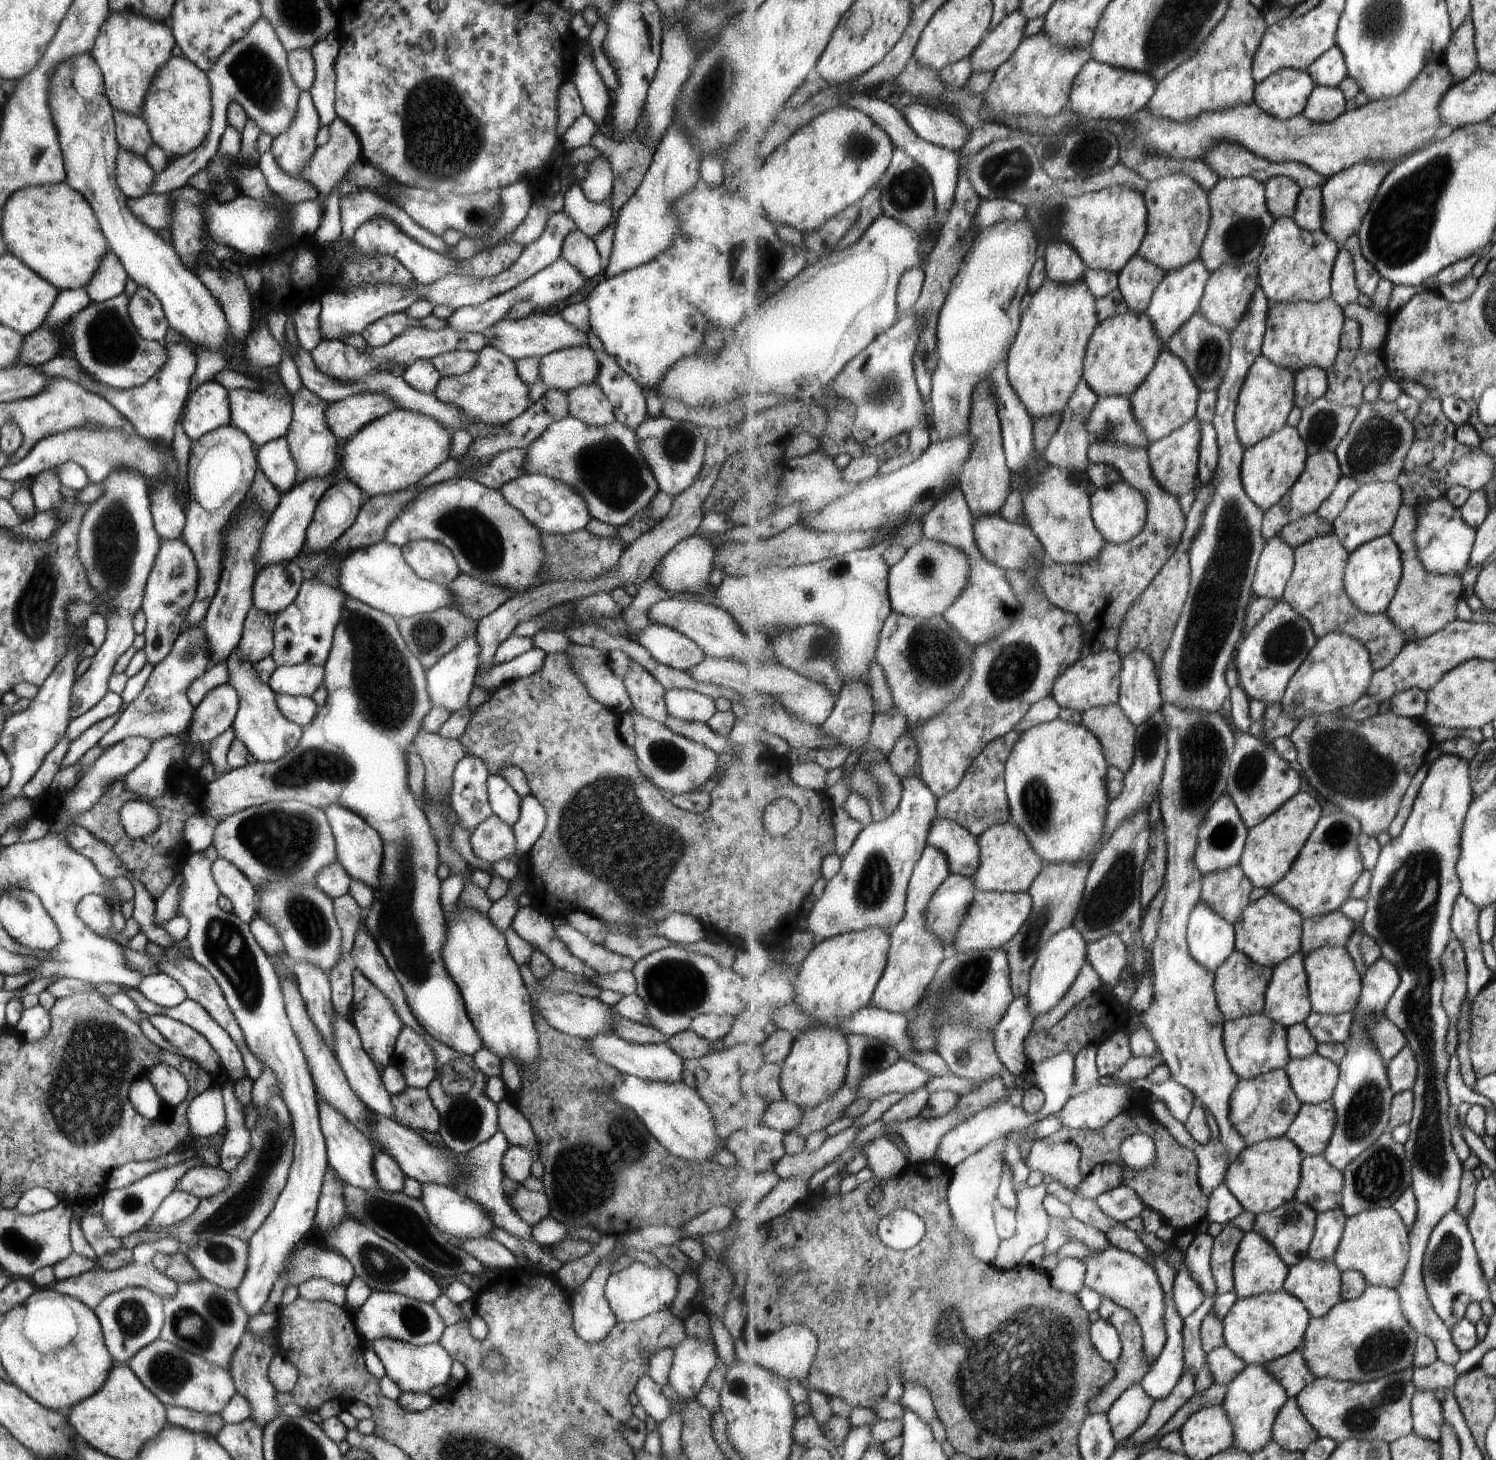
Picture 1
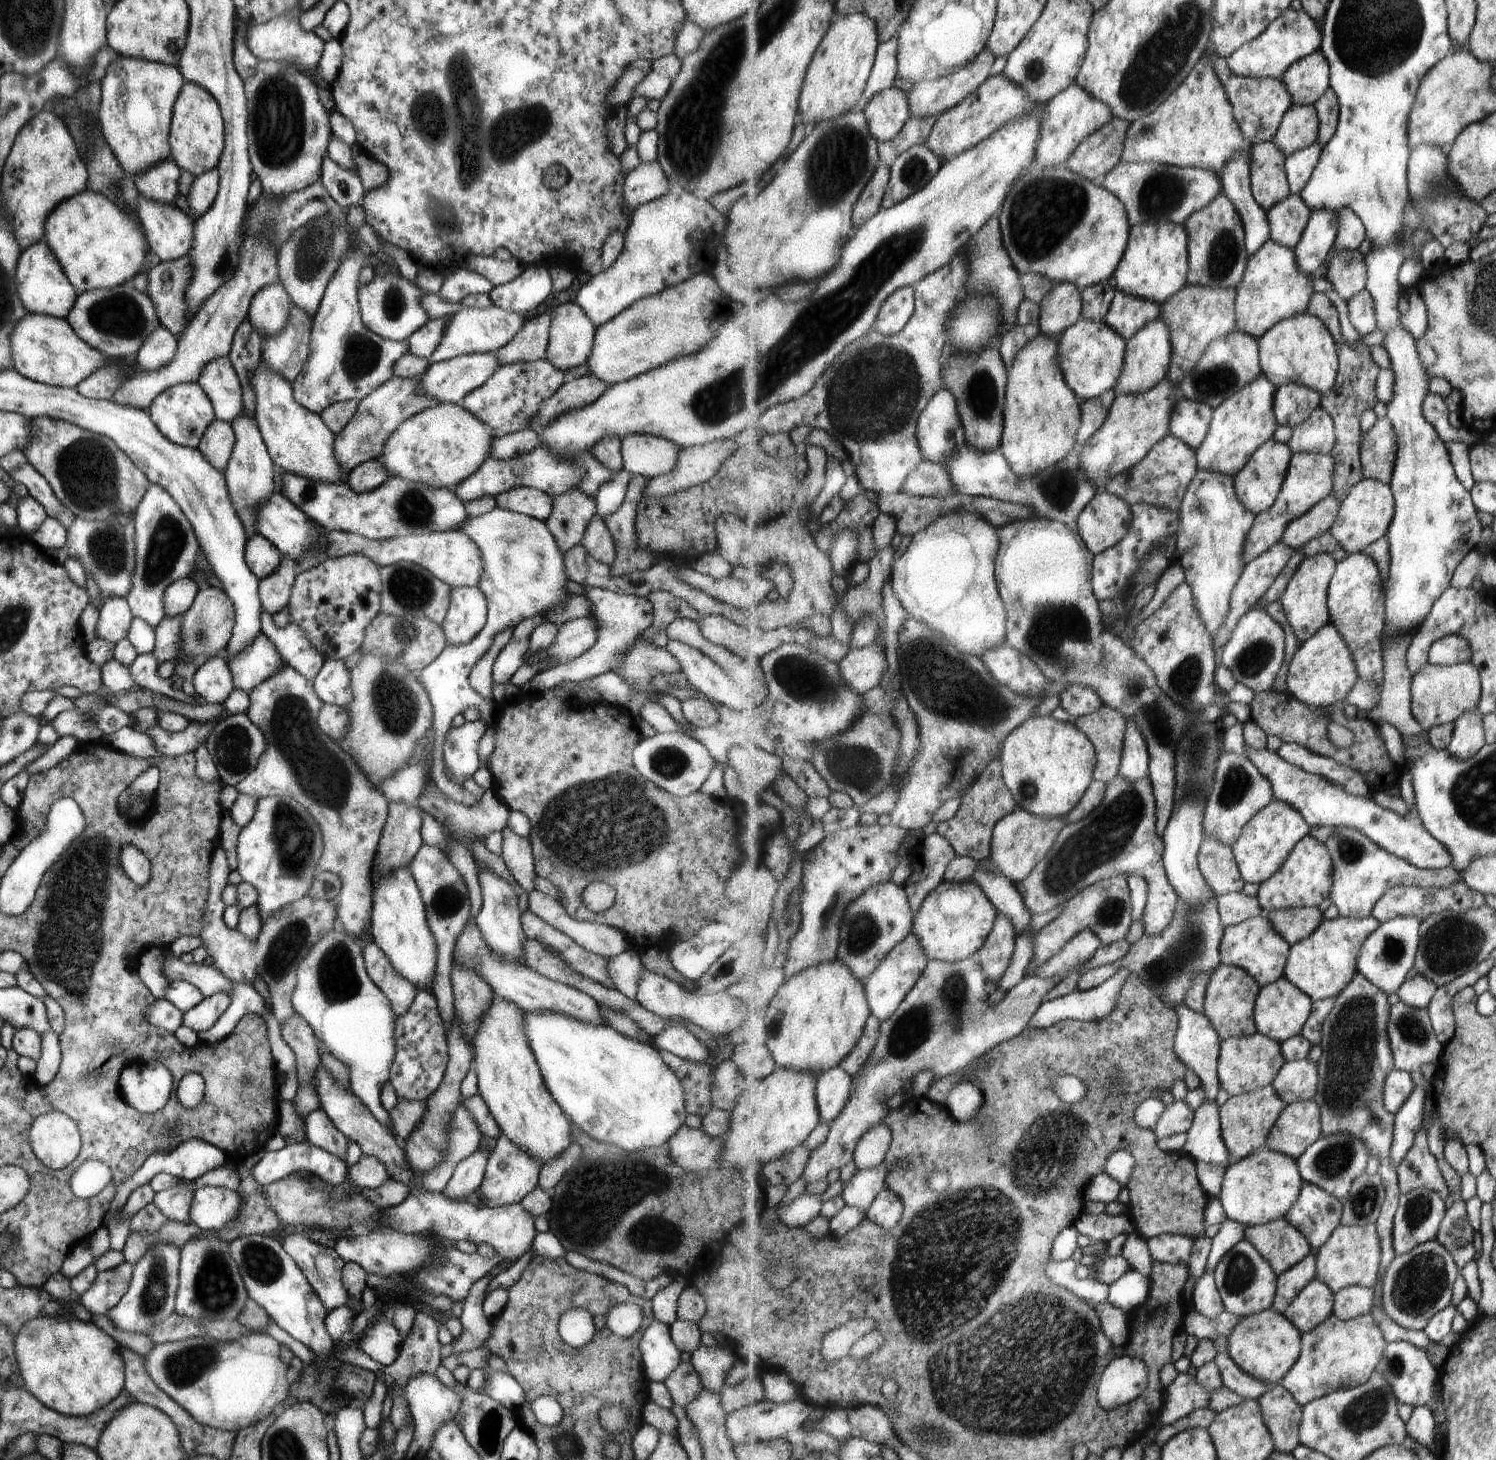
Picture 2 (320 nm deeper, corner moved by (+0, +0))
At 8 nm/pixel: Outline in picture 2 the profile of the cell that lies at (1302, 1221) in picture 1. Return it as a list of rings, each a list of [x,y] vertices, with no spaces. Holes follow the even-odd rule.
[[[1285,1218],[1277,1219],[1266,1225],[1246,1227],[1246,1239],[1252,1242],[1257,1250],[1260,1250],[1260,1253],[1264,1255],[1278,1275],[1297,1266],[1313,1252],[1308,1238],[1305,1238],[1305,1235],[1301,1234],[1301,1231],[1297,1230],[1292,1224],[1289,1224]]]

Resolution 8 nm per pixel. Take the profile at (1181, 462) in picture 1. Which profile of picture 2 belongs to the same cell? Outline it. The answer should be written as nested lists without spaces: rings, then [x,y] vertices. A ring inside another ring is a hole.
[[[1169,433],[1153,447],[1152,452],[1143,461],[1127,473],[1113,477],[1106,490],[1128,502],[1131,507],[1140,502],[1148,502],[1181,512],[1187,489],[1199,469],[1196,450],[1175,434]]]

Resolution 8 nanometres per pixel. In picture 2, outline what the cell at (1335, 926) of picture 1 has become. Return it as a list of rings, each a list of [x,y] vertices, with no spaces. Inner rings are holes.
[[[1303,907],[1266,912],[1269,922],[1291,945],[1309,938],[1325,920],[1317,907]]]

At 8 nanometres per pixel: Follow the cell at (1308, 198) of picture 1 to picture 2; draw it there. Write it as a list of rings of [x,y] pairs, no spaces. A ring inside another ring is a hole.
[[[1301,195],[1288,196],[1268,210],[1271,239],[1294,249],[1300,244],[1313,213]]]

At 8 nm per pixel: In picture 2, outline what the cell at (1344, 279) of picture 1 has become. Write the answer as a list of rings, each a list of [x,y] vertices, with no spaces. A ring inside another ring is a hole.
[[[1349,207],[1337,212],[1339,232],[1336,238],[1336,253],[1339,251],[1356,251],[1359,244],[1366,239],[1366,228],[1361,217]]]

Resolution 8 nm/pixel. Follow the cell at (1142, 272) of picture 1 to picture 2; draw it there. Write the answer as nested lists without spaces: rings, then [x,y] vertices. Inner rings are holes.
[[[1116,291],[1104,321],[1126,341],[1162,314],[1162,305]]]

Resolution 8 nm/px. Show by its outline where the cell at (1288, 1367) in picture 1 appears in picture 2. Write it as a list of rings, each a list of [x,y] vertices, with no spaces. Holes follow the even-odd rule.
[[[1227,1352],[1219,1353],[1214,1361],[1220,1368],[1224,1386],[1244,1399],[1257,1400],[1258,1397],[1265,1394],[1273,1386],[1266,1385],[1241,1370],[1241,1367],[1237,1366],[1237,1363]]]

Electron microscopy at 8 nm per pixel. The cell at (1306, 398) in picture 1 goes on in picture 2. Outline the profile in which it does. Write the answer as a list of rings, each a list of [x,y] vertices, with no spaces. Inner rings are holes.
[[[1297,383],[1281,385],[1274,398],[1273,412],[1279,425],[1294,429],[1311,418],[1322,404],[1318,392]]]

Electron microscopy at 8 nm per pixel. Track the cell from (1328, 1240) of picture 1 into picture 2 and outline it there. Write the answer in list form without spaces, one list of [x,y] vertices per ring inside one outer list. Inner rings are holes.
[[[1311,1252],[1303,1262],[1278,1275],[1278,1289],[1272,1308],[1282,1315],[1287,1312],[1297,1295],[1316,1278],[1316,1254],[1317,1252]]]

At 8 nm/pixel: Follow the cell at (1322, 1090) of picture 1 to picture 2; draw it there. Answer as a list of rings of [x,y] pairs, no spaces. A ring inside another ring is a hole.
[[[1309,1059],[1286,1061],[1272,1085],[1286,1105],[1308,1101],[1317,1094],[1318,1064]]]

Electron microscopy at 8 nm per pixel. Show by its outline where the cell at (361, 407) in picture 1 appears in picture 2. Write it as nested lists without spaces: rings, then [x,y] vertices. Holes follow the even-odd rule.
[[[496,351],[459,355],[438,363],[430,363],[418,383],[418,393],[429,395],[437,404],[457,403],[468,392],[481,386],[498,367]]]

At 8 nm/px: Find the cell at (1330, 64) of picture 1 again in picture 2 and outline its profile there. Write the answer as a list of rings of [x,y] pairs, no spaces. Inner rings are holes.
[[[1320,50],[1294,62],[1280,78],[1295,105],[1315,105],[1330,89],[1330,66]]]

